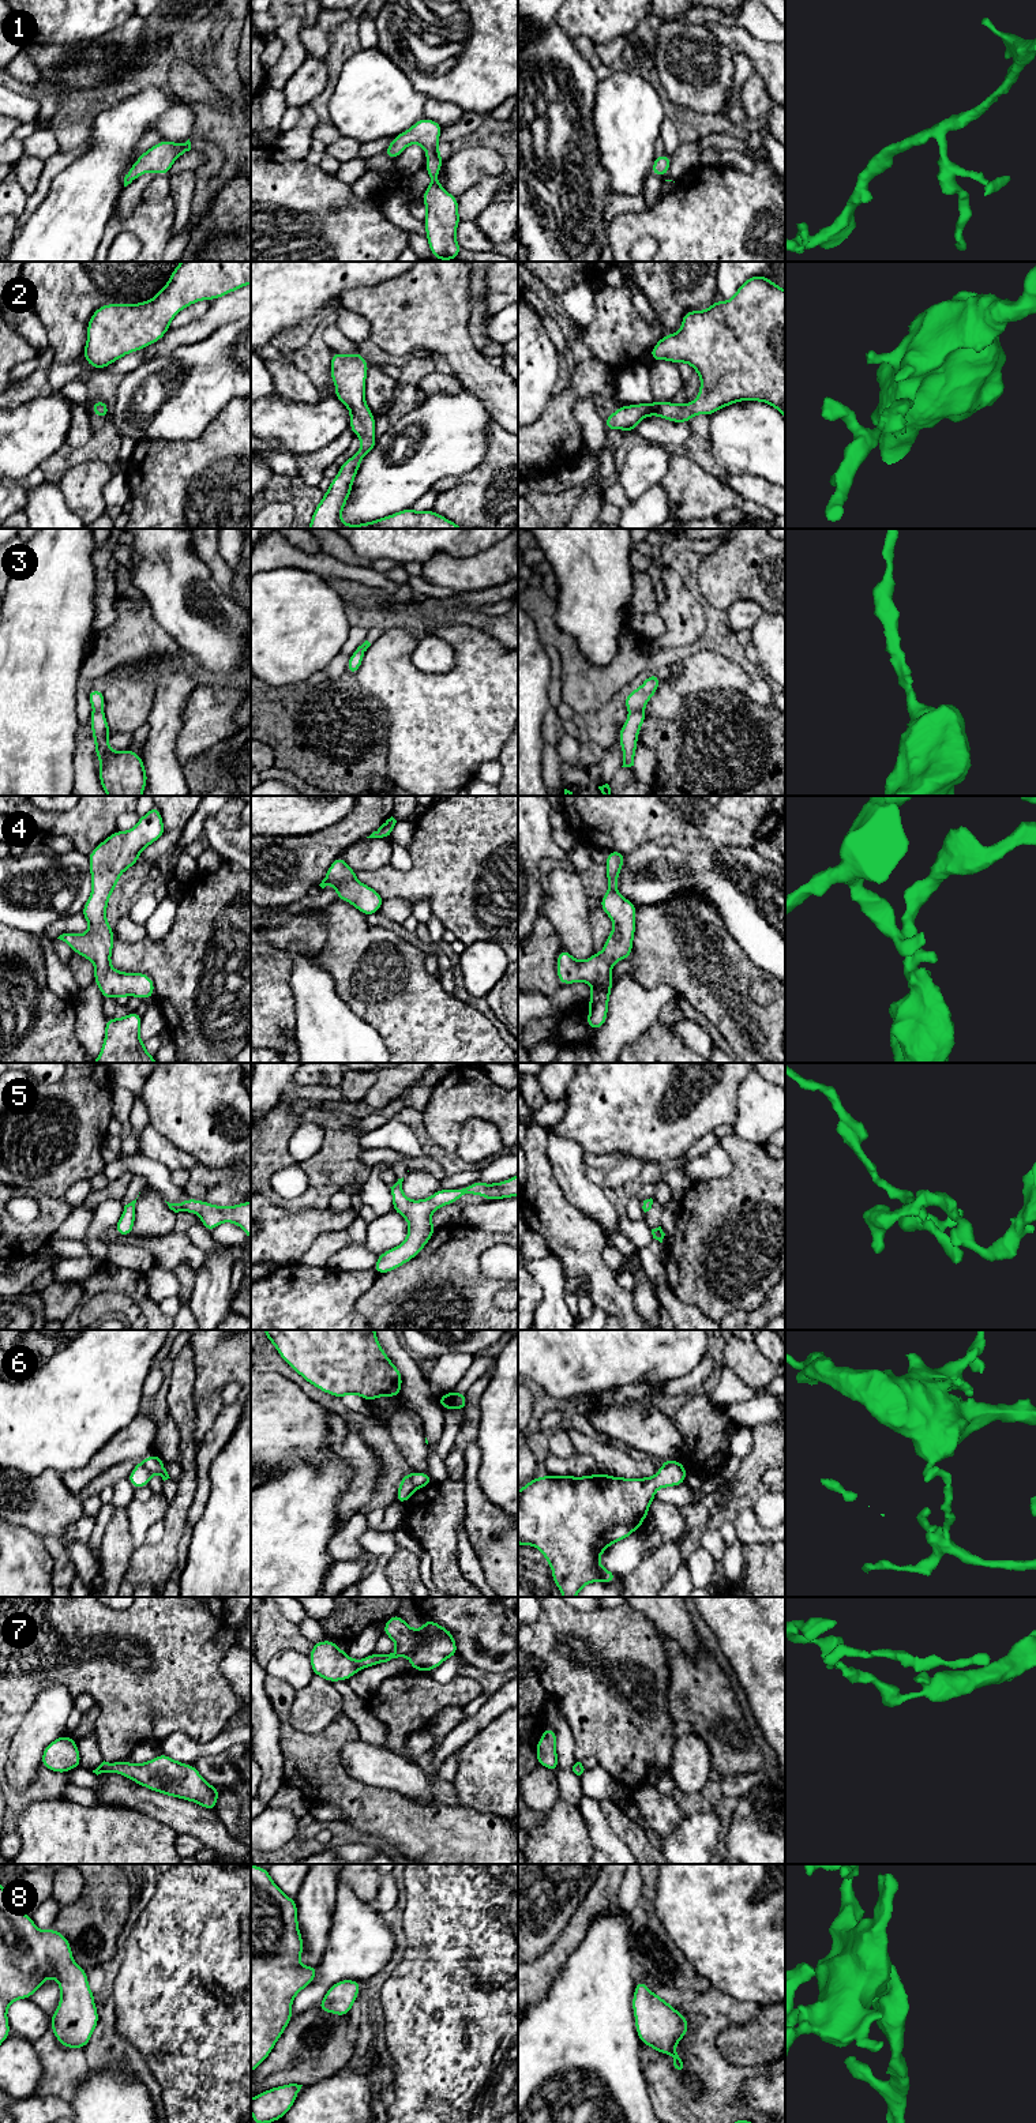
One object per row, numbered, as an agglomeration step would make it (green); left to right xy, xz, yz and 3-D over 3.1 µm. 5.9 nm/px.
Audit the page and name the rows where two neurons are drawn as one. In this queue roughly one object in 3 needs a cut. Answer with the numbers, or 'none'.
6

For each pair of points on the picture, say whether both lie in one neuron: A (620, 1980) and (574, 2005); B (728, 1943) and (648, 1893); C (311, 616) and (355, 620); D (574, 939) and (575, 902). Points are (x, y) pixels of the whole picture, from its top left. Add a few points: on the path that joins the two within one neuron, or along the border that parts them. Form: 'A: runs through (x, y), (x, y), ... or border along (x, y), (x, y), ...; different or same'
A: runs through (610, 1986), (603, 1987), (585, 2005); same
B: border along (656, 1878), (656, 1915), (664, 1927); different
C: border along (345, 604), (351, 626); different
D: runs through (574, 930), (574, 912); same

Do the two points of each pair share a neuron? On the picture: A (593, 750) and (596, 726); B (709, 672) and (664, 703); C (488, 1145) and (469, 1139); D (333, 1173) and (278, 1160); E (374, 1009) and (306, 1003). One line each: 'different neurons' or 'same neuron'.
A: different neurons
B: same neuron
C: same neuron
D: same neuron
E: different neurons

